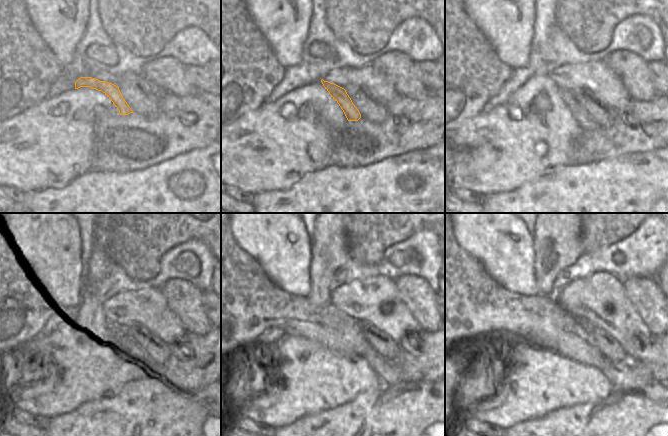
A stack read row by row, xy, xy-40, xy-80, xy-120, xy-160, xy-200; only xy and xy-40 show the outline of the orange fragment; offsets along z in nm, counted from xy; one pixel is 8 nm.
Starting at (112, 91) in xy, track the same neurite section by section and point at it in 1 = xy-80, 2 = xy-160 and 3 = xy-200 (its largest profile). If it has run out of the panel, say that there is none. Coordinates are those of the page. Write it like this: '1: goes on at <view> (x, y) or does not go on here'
1: goes on at xy-80 (581, 116)
2: goes on at xy-160 (389, 372)
3: goes on at xy-200 (627, 375)

